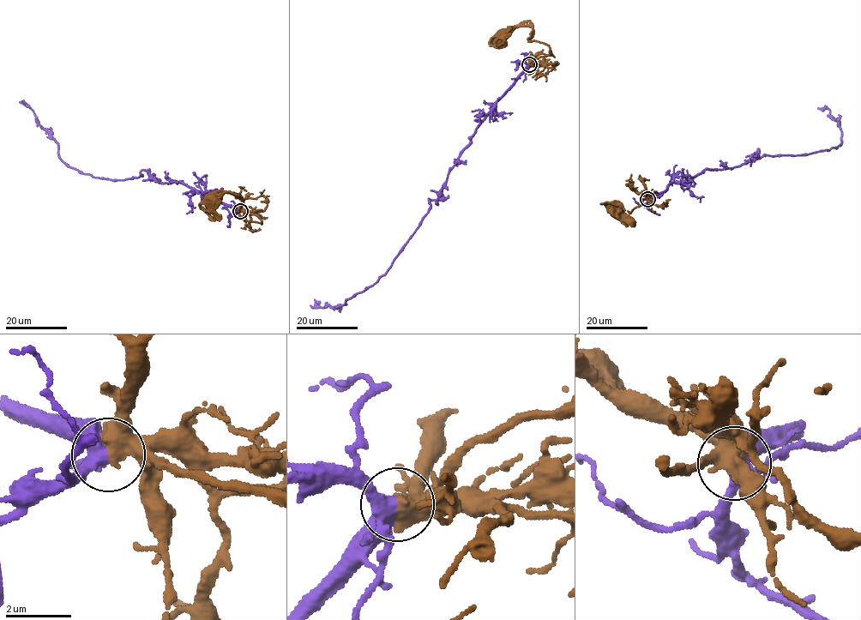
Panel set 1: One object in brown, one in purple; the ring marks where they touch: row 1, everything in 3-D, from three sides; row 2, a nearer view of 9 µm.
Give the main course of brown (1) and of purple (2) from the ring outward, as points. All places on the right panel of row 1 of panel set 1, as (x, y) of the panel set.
1: (647, 199), (641, 198), (641, 203), (631, 213), (618, 205), (605, 203), (614, 212)
2: (647, 199), (755, 153), (835, 148), (839, 122), (817, 107)

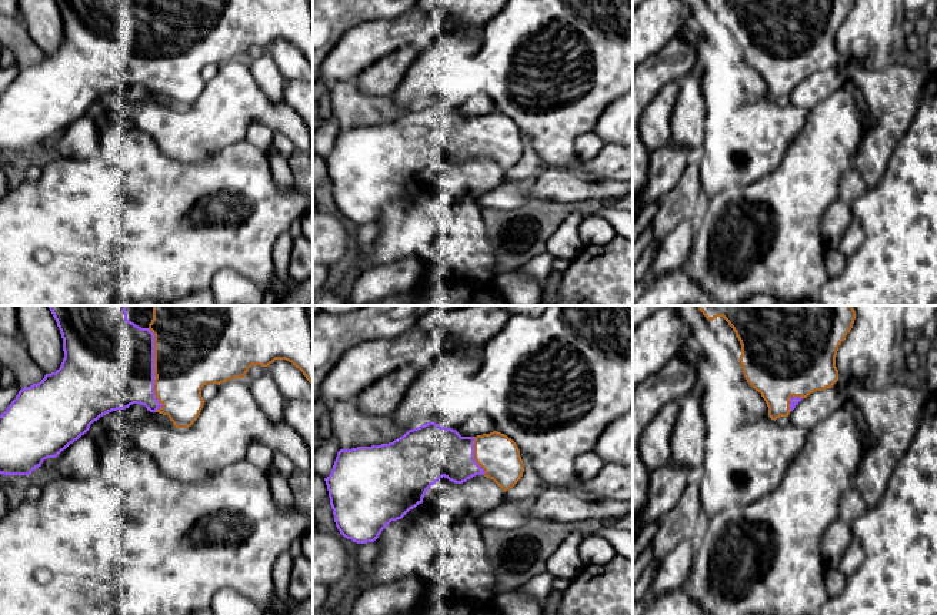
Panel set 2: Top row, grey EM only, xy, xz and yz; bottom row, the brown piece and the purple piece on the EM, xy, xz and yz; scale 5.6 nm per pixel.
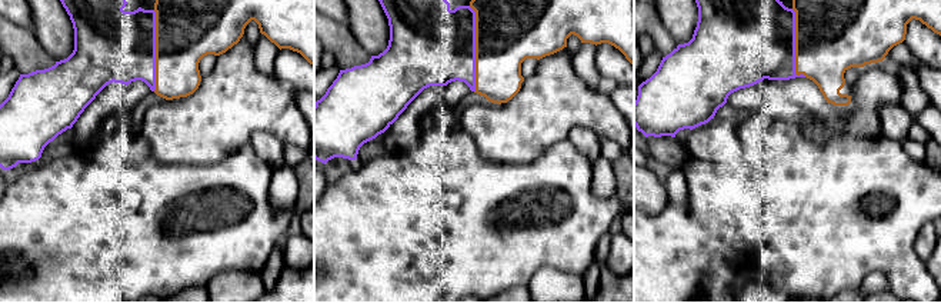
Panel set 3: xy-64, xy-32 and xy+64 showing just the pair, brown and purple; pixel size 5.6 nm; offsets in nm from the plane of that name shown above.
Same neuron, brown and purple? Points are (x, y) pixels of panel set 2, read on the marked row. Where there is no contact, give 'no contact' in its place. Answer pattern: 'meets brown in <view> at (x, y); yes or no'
meets brown in xy at (154, 370); yes

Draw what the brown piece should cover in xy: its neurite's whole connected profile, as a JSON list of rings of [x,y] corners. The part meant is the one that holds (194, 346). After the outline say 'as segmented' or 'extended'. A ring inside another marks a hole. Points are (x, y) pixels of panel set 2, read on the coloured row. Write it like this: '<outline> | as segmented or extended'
[[[47,305],[57,322],[63,338],[64,358],[56,372],[46,374],[39,384],[21,388],[7,410],[0,415],[0,474],[30,475],[47,458],[56,458],[70,444],[84,435],[100,417],[140,404],[150,412],[167,415],[176,428],[194,424],[204,405],[201,390],[207,384],[217,384],[246,377],[251,365],[269,367],[276,360],[286,360],[299,368],[313,387],[313,305],[153,305],[153,320],[141,328],[127,320],[127,305]]] | extended

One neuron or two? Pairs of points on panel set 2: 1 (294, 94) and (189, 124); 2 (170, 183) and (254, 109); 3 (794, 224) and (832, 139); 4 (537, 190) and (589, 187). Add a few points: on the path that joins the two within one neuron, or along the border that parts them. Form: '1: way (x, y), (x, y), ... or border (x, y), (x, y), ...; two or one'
1: border (283, 99), (297, 113); two
2: border (226, 146), (192, 161), (177, 161), (163, 154); two
3: way (794, 203), (794, 196), (804, 184), (814, 160); one
4: way (550, 189), (576, 189); one

